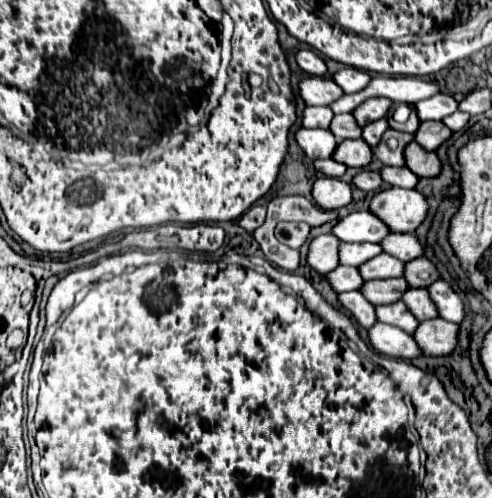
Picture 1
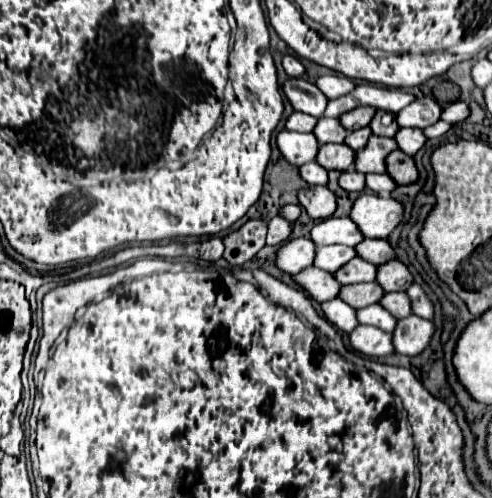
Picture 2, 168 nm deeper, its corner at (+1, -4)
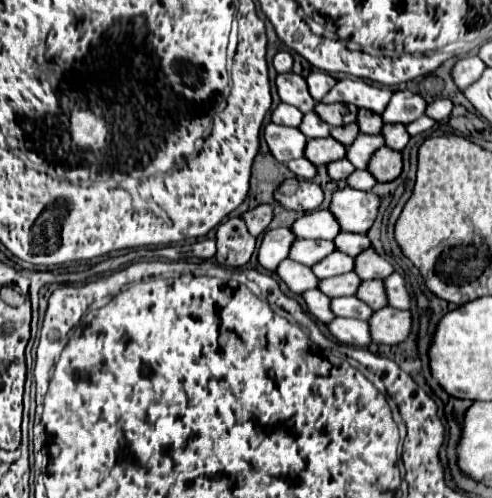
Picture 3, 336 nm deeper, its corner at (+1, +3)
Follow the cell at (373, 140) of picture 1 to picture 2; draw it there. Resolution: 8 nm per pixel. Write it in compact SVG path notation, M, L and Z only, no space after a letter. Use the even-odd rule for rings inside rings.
M361 128L361 130L349 132L349 134L345 136L345 144L347 144L351 150L359 152L359 150L363 150L363 148L365 148L365 144L367 144L369 136L371 136L371 130L369 130L369 128Z

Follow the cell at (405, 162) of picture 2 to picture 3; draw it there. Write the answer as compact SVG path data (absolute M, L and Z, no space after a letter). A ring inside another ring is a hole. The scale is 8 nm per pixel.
M381 147L373 157L371 157L371 163L367 167L373 177L379 181L379 183L385 183L385 181L393 181L401 175L403 171L403 155L399 151L393 151L391 147Z

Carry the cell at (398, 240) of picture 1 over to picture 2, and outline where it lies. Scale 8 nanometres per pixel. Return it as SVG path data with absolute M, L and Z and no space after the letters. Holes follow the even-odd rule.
M363 240L355 246L355 252L359 258L371 262L371 264L383 264L395 258L393 248L389 246L387 240Z

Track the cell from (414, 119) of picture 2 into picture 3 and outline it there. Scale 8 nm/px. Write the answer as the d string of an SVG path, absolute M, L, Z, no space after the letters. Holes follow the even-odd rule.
M395 91L387 109L383 111L383 121L385 123L413 123L421 115L425 115L427 103L421 95L411 93L411 91Z

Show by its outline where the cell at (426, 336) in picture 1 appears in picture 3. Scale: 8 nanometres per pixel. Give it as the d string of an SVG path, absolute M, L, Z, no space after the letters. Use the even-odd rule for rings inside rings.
M379 309L371 317L371 337L379 345L399 345L411 335L413 315L401 309Z

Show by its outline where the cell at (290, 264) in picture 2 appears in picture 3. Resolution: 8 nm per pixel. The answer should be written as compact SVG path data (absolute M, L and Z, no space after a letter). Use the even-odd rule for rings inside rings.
M271 229L265 233L261 249L259 249L259 263L265 269L275 271L279 267L279 261L287 259L287 253L291 249L291 241L297 237L291 233L291 229Z

